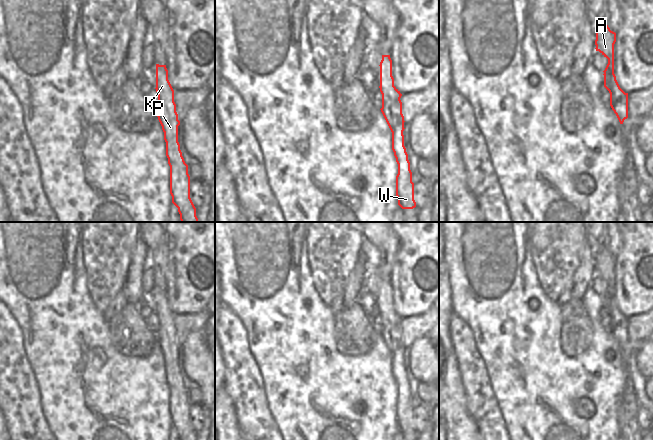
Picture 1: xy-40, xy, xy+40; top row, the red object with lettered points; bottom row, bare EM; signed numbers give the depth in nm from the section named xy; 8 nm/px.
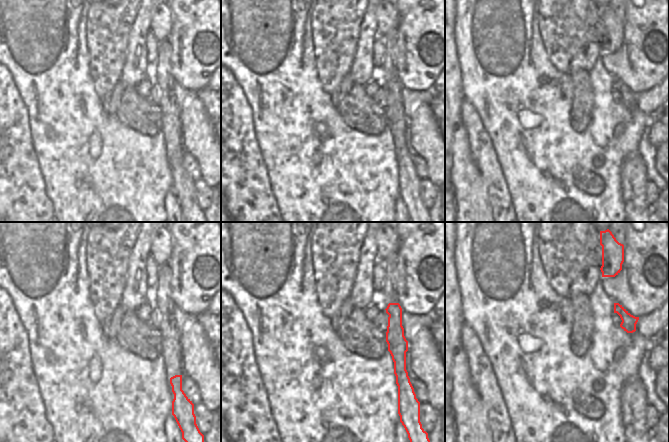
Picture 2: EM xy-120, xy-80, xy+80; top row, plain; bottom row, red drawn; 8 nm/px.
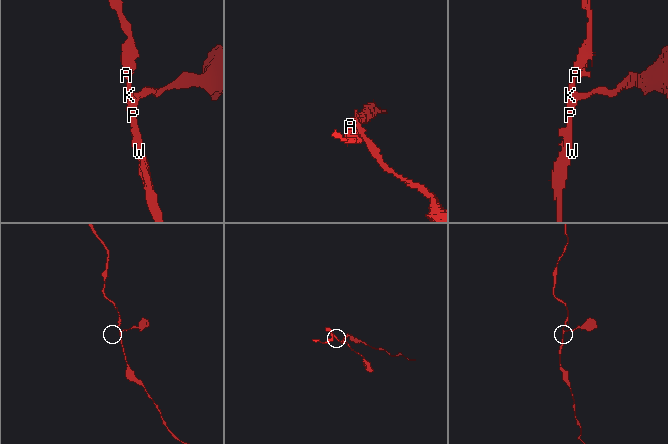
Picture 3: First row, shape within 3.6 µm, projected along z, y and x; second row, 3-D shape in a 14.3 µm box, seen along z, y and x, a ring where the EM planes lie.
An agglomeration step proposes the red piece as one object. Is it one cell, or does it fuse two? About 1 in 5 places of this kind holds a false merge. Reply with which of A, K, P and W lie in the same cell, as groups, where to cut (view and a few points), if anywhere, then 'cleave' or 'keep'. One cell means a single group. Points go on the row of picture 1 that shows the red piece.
A K P W | no cut | keep

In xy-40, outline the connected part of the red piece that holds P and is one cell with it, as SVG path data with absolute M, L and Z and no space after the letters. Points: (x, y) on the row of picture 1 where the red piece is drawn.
M156 64L156 92L158 108L155 110L164 132L166 156L170 166L170 194L178 208L181 222L198 222L196 208L190 198L190 176L178 142L178 114L174 90L168 80L166 65Z

